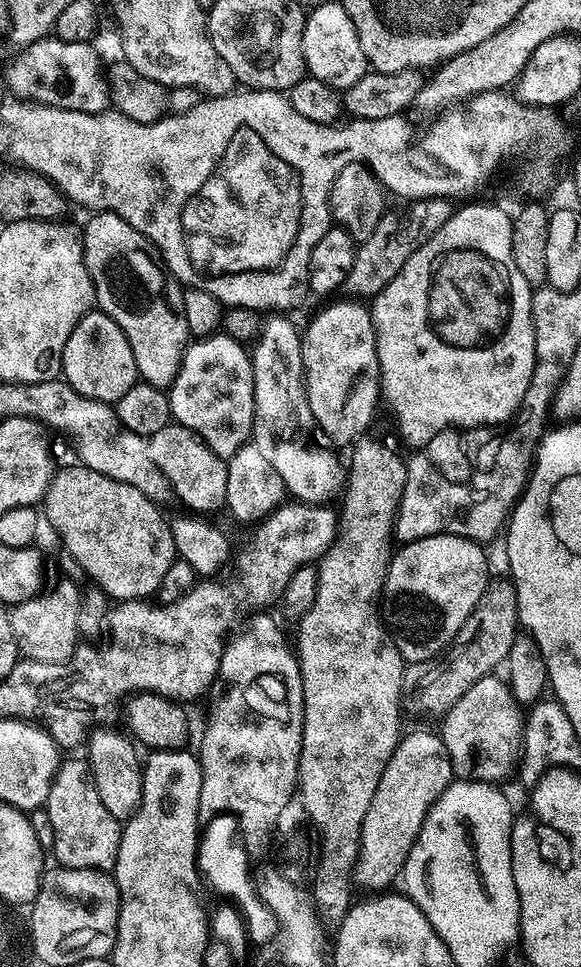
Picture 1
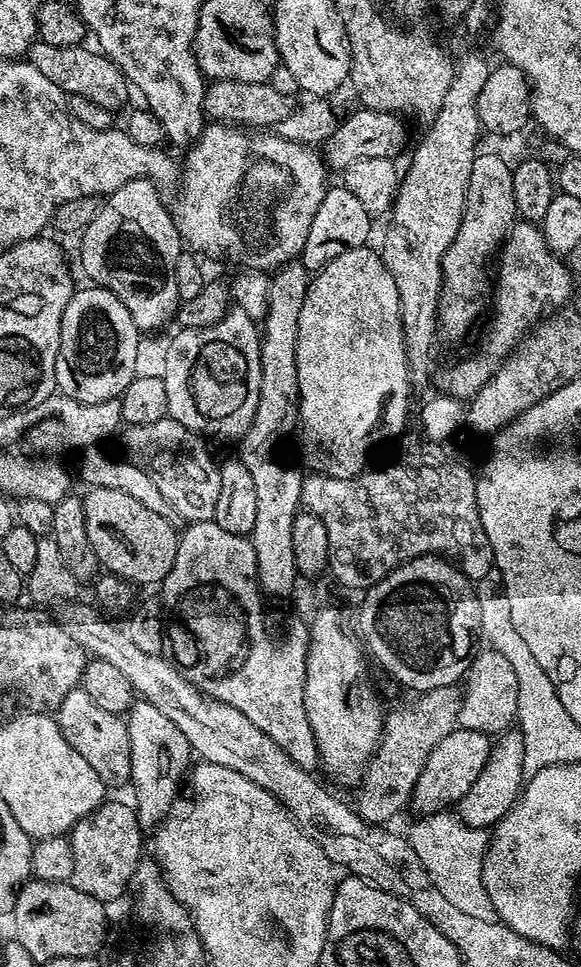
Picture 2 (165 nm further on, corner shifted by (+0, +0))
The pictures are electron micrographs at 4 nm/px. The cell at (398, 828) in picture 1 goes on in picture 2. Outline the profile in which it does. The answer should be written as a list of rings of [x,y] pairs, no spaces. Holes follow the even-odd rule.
[[[457,726],[453,732],[446,734],[446,738],[434,746],[430,758],[426,758],[426,764],[422,766],[422,772],[418,774],[410,799],[411,807],[416,807],[417,813],[431,814],[447,809],[447,804],[459,805],[466,790],[470,790],[478,774],[482,774],[482,766],[486,766],[492,745],[493,741],[487,732]]]

